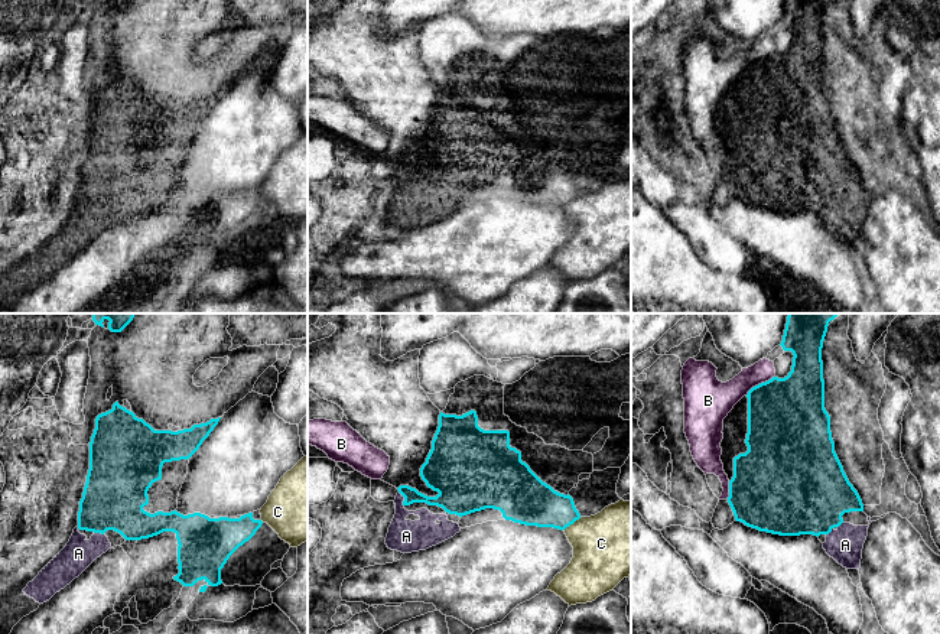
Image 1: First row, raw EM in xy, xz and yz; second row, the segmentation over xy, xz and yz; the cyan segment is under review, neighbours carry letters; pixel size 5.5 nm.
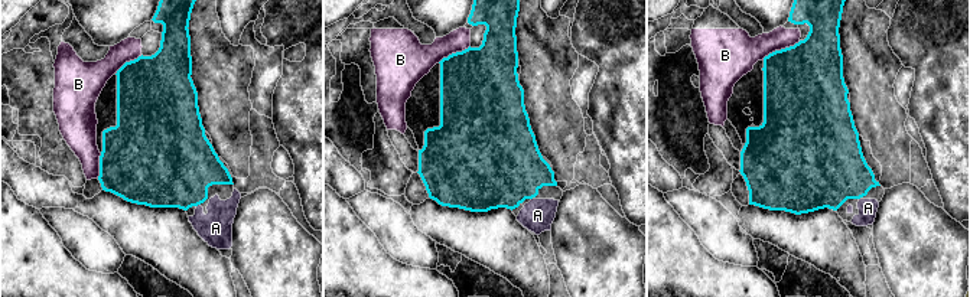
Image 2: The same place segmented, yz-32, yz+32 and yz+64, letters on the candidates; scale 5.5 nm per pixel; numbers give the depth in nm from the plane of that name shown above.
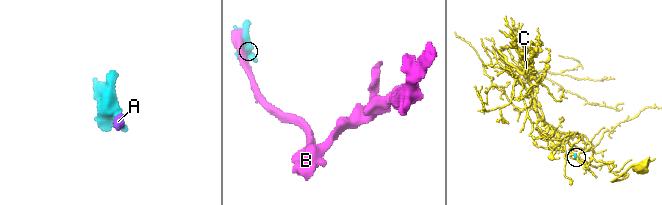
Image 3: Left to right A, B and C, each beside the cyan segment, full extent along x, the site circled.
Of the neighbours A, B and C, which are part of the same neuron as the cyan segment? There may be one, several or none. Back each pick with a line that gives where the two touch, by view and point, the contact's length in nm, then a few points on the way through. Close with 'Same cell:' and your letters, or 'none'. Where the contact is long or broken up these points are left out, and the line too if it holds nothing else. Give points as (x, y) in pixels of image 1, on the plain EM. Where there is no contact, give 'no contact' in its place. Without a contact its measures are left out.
A: meets cyan in xz at (405, 175); contact 90 nm long; runs through xz (441, 149), (435, 176), (405, 175), (400, 207), (406, 213)
Same cell: A

